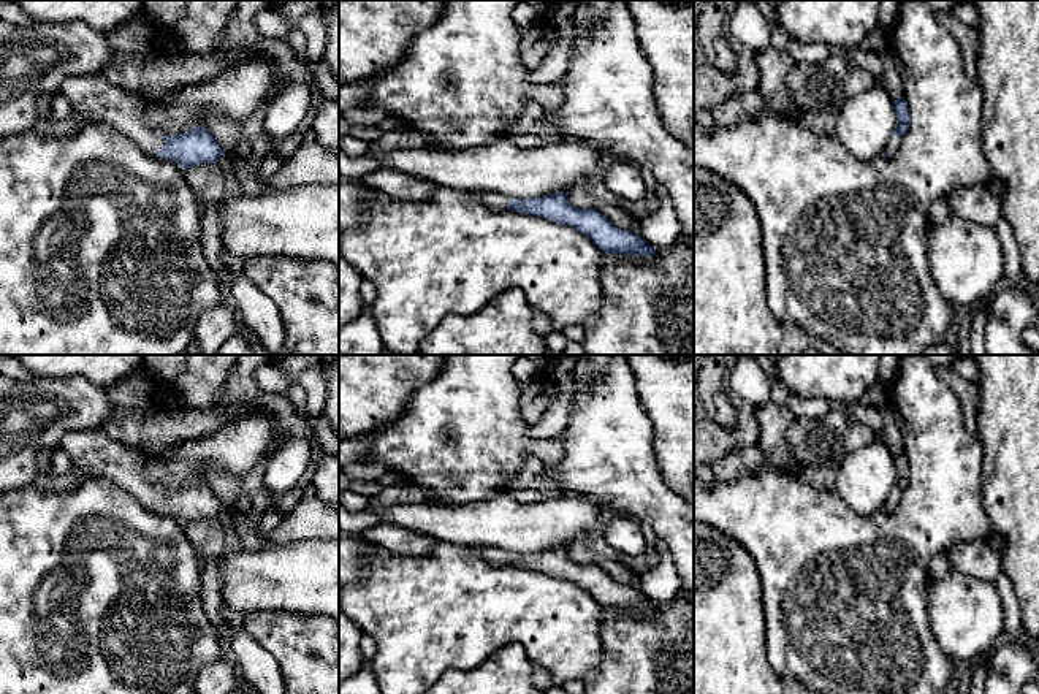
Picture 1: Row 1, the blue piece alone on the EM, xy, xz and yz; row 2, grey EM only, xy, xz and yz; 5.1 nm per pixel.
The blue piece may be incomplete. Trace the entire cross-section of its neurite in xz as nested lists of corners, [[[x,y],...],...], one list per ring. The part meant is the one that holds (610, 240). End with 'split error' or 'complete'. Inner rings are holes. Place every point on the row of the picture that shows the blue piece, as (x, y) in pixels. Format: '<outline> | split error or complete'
[[[554,192],[539,198],[518,200],[483,193],[481,203],[489,211],[516,211],[569,225],[586,235],[603,254],[654,255],[656,249],[640,235],[615,227],[597,209],[581,209],[569,203],[569,192]]] | split error

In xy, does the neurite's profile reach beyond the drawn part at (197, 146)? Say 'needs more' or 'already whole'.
needs more

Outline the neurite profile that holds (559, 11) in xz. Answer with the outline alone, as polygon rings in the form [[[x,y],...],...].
[[[554,0],[543,13],[542,22],[553,29],[562,25],[575,16],[577,5],[578,0]]]

